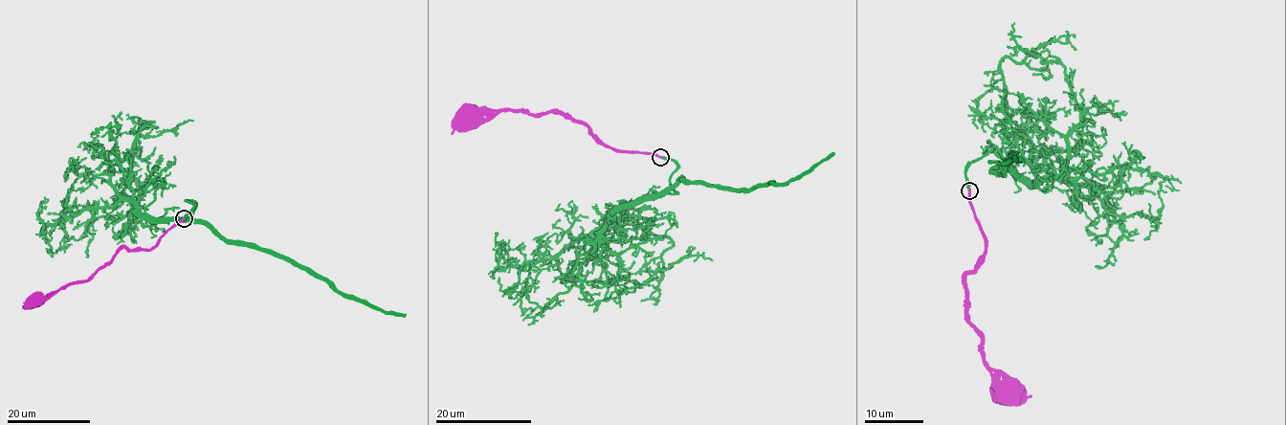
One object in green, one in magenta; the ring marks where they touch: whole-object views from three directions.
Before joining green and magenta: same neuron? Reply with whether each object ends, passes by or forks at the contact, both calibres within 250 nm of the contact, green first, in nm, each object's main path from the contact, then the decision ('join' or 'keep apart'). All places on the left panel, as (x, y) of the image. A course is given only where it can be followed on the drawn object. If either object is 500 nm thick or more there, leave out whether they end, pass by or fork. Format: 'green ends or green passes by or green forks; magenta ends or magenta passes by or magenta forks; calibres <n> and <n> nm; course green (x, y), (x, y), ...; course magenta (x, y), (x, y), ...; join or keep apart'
green ends; magenta ends; calibres 240 and 240 nm; course green (184, 218), (191, 200), (190, 216), (163, 222), (131, 212), (140, 190), (129, 173), (135, 138), (192, 121); course magenta (184, 218), (167, 229), (151, 248), (122, 248), (86, 280), (61, 286), (52, 295), (35, 298); keep apart

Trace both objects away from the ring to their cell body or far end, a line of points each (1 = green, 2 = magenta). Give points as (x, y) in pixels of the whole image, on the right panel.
1: (968, 190), (967, 166), (992, 147), (1023, 183), (1060, 173), (1084, 109), (1061, 64), (1022, 50), (1014, 23)
2: (968, 190), (986, 246), (974, 269), (965, 276), (969, 322), (981, 340), (986, 364), (1006, 389)

